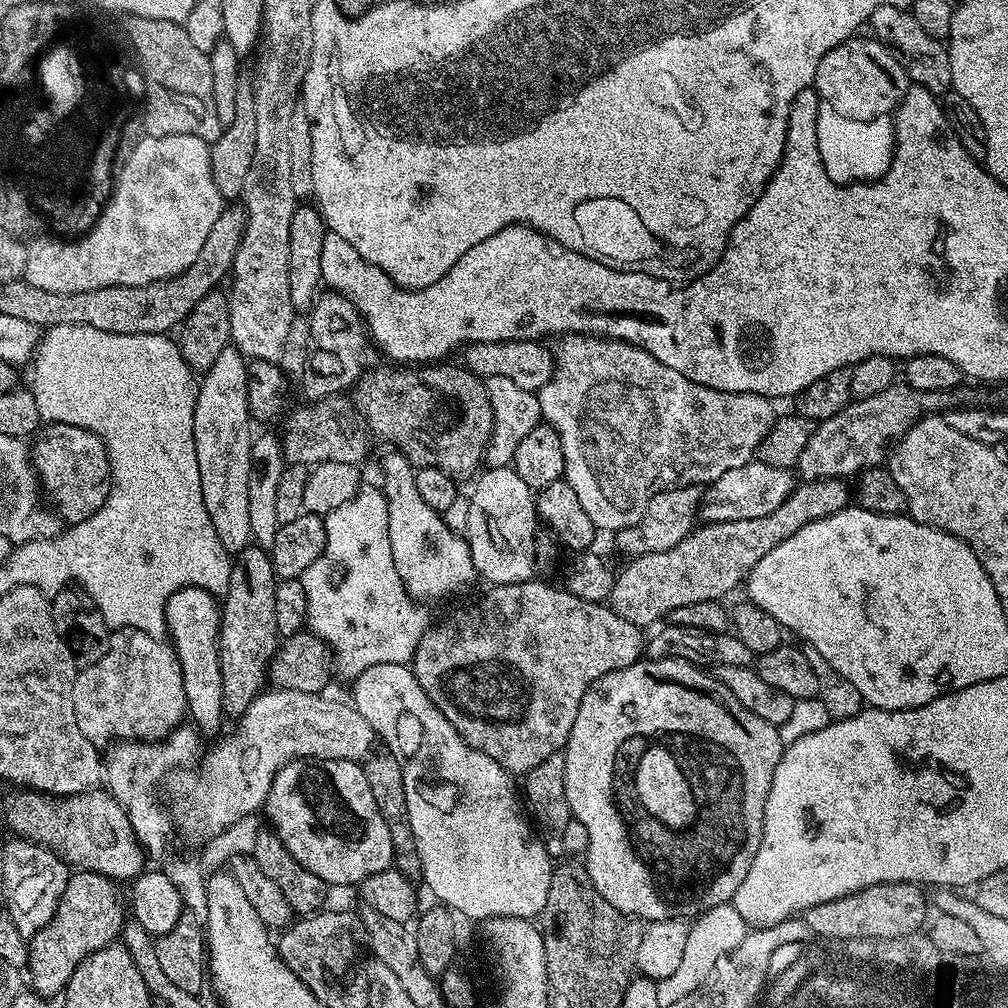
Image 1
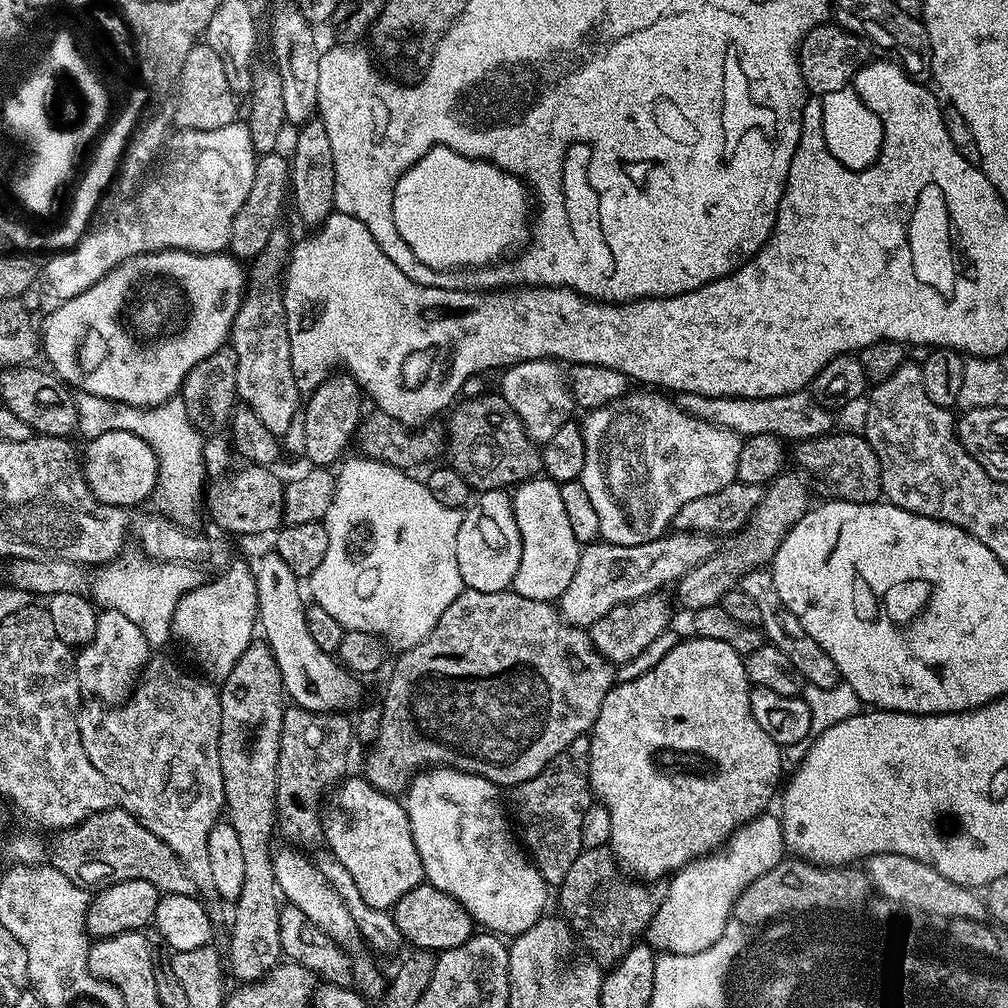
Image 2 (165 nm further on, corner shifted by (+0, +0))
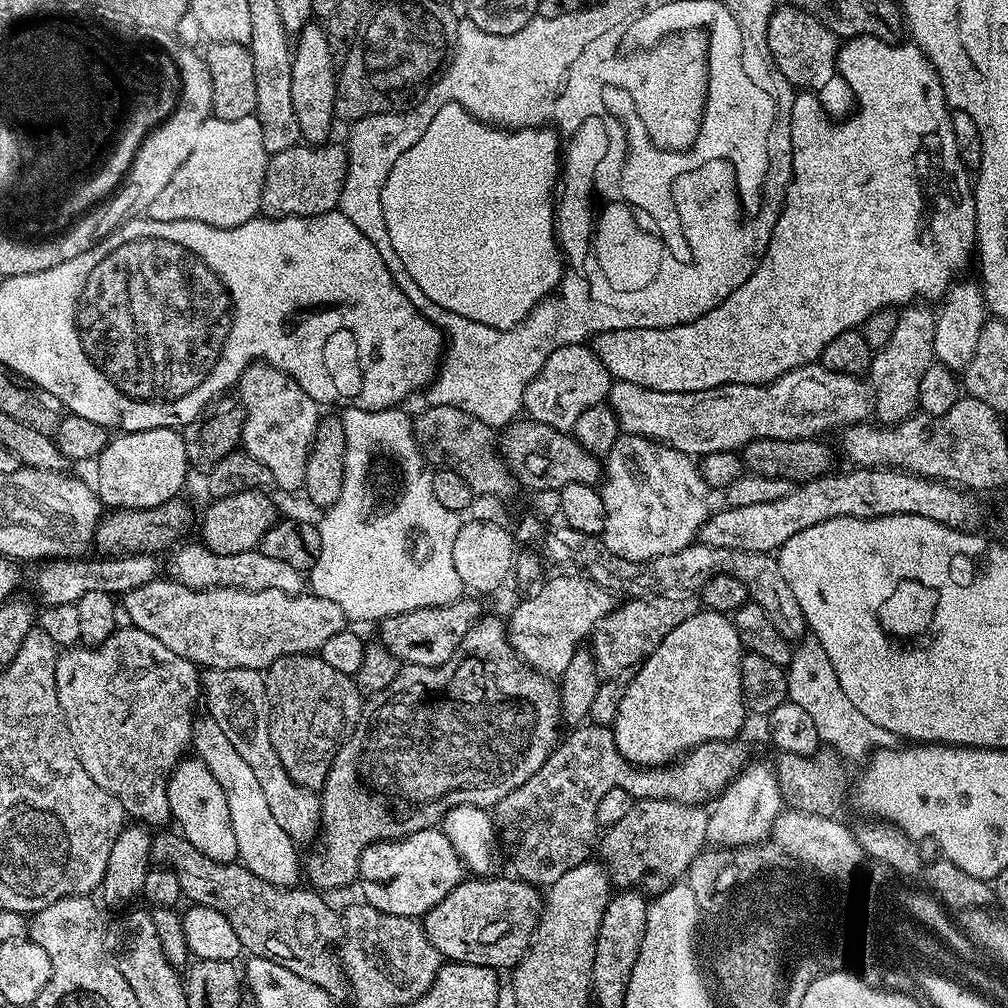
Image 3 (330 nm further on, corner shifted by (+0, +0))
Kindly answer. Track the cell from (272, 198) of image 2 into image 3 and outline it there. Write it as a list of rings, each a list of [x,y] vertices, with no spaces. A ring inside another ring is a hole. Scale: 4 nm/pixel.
[[[301,142],[292,148],[271,153],[266,178],[262,182],[260,212],[274,220],[280,220],[283,216],[321,216],[335,212],[340,206],[347,169],[348,149],[343,143],[309,146]]]

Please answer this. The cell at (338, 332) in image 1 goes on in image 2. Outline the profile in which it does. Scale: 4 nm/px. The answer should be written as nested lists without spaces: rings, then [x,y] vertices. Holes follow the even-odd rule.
[[[333,374],[328,377],[326,382],[322,382],[322,386],[314,388],[302,408],[305,424],[303,455],[306,459],[308,458],[309,465],[328,468],[332,466],[332,463],[335,465],[345,455],[343,452],[347,450],[352,435],[355,437],[361,427],[360,400],[362,401],[360,388],[357,386],[356,380],[347,374]]]

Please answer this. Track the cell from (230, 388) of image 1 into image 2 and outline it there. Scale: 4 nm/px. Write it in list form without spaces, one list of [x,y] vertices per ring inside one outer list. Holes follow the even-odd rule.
[[[234,561],[224,574],[211,580],[180,596],[171,609],[170,628],[199,673],[209,683],[221,684],[253,643],[258,624],[257,587],[247,561]]]

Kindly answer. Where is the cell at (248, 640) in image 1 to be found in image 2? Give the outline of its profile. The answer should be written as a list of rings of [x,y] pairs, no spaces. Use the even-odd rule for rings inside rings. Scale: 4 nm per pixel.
[[[253,642],[249,645],[247,650],[238,658],[233,666],[233,670],[230,671],[229,677],[224,680],[223,683],[219,685],[218,691],[220,693],[220,705],[222,706],[222,726],[220,727],[220,769],[222,770],[222,786],[224,787],[224,808],[226,809],[226,820],[227,823],[234,826],[234,834],[238,834],[238,843],[242,846],[242,863],[243,863],[243,875],[242,878],[242,894],[238,894],[238,898],[234,901],[234,908],[236,908],[236,913],[232,916],[232,929],[228,932],[228,952],[226,948],[226,968],[230,973],[231,979],[232,976],[236,982],[243,982],[245,985],[250,985],[257,983],[264,979],[277,964],[281,963],[282,953],[280,951],[280,935],[278,934],[278,918],[280,917],[280,909],[282,907],[281,897],[278,895],[278,889],[276,887],[276,879],[274,878],[274,866],[272,865],[272,854],[274,851],[274,843],[272,844],[272,832],[274,836],[274,829],[277,827],[278,821],[276,818],[276,779],[278,778],[278,750],[280,749],[280,739],[282,738],[282,718],[284,717],[284,710],[286,707],[286,693],[284,690],[284,683],[282,682],[282,674],[278,670],[278,662],[274,658],[274,654],[269,650],[267,643],[264,642]]]

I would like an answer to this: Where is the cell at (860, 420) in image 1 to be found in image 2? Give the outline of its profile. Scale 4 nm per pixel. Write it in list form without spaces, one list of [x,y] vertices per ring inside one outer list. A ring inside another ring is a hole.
[[[791,471],[781,472],[764,488],[764,501],[758,506],[758,510],[754,510],[748,523],[729,539],[732,541],[725,548],[723,545],[715,556],[706,558],[706,562],[694,566],[694,570],[690,570],[675,585],[677,598],[680,599],[682,607],[688,608],[689,613],[719,604],[731,588],[739,585],[741,577],[755,568],[764,568],[774,559],[785,534],[804,517],[810,507],[809,485],[800,484],[801,477],[795,471],[792,471],[793,473]]]

